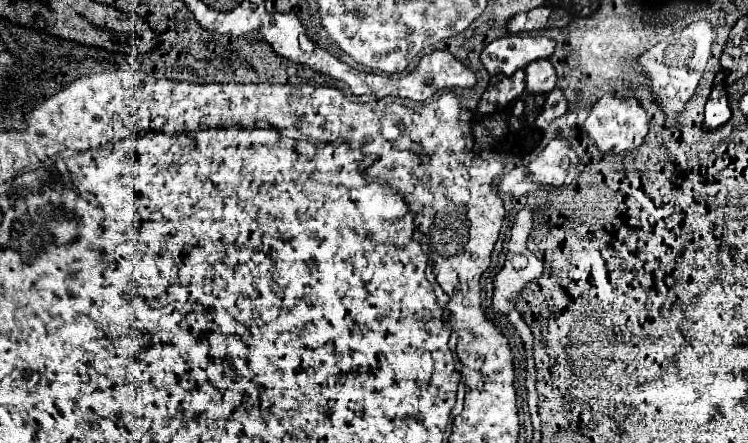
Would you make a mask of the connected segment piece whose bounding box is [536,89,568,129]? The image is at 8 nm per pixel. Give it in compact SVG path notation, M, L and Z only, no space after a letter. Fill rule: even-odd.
M562 89L550 91L548 97L546 97L546 103L542 107L542 113L536 119L536 127L546 129L556 117L564 115L566 111L568 111L568 99L564 97L564 91Z

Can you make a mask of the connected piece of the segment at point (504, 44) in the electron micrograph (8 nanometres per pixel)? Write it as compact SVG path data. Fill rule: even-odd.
M510 35L504 39L496 39L488 47L484 47L482 63L486 65L490 75L504 73L506 77L512 77L518 69L524 69L528 63L552 57L554 47L556 41L548 37Z

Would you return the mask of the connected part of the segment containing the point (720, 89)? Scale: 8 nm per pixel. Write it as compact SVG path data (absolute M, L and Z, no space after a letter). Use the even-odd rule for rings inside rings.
M718 79L712 93L710 93L710 99L706 103L706 131L714 131L718 129L722 123L726 123L728 119L732 117L732 111L730 111L730 105L728 105L728 91L726 91L726 85L724 85L724 79Z

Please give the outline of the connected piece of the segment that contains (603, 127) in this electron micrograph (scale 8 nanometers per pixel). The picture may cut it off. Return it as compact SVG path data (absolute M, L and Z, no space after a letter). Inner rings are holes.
M606 93L590 111L586 119L586 131L588 135L596 141L596 147L600 151L610 151L610 153L622 153L622 151L632 151L638 149L650 129L650 117L646 111L640 107L636 97L618 97Z

